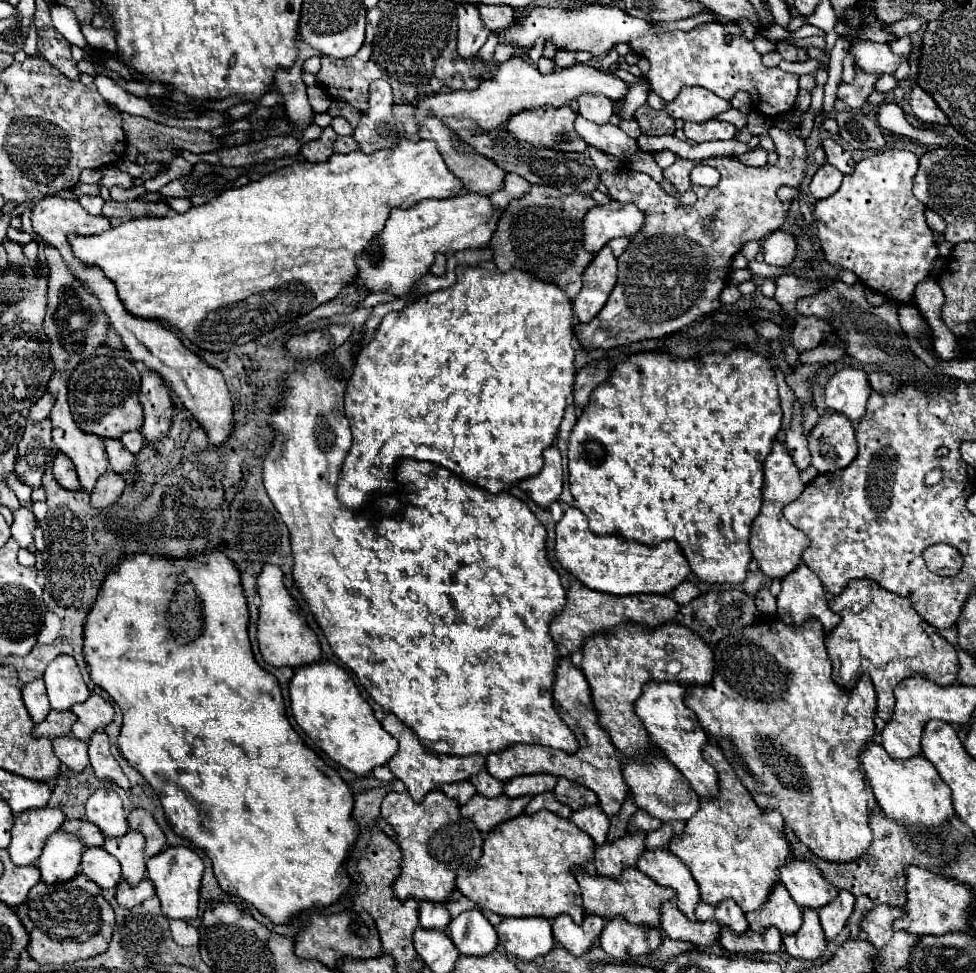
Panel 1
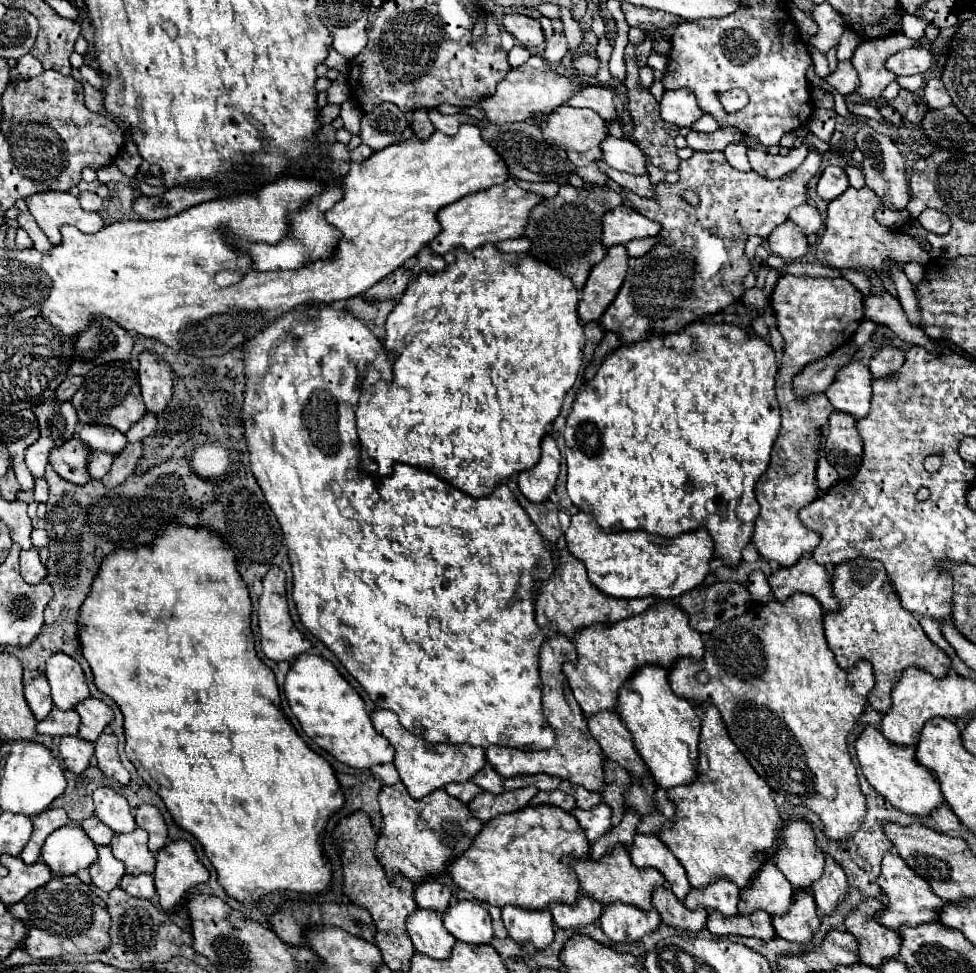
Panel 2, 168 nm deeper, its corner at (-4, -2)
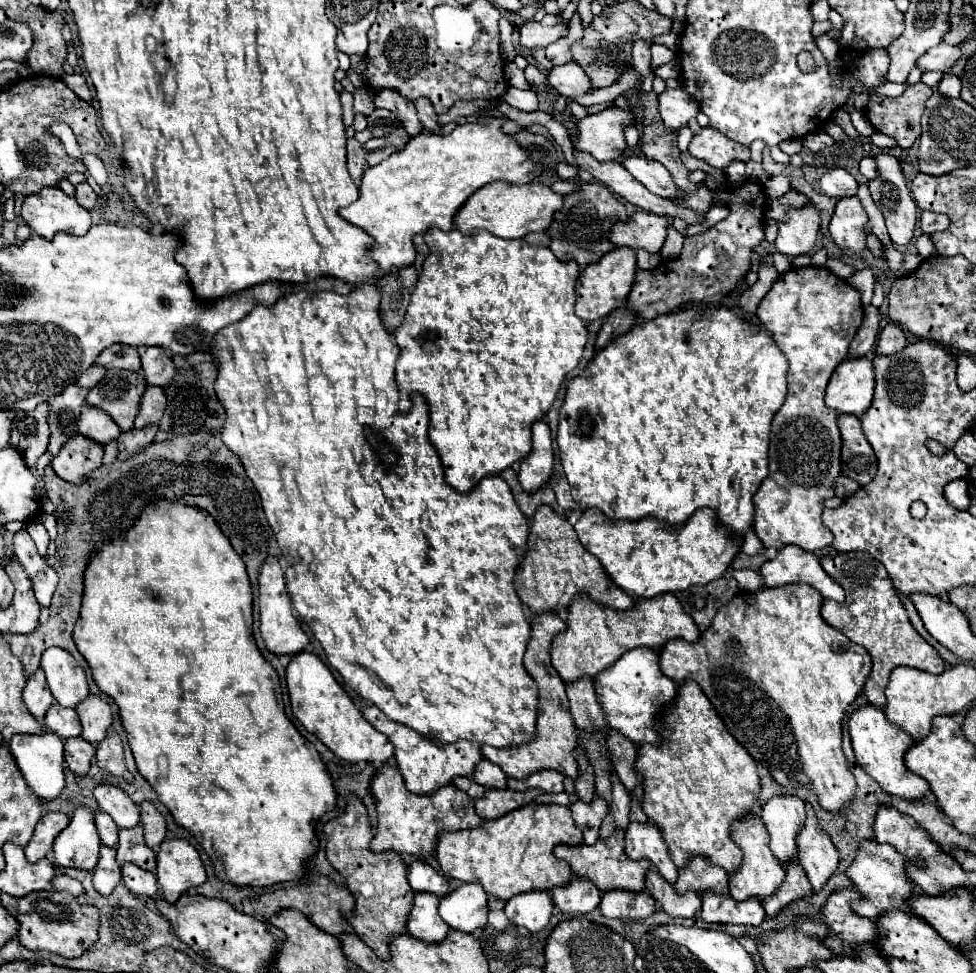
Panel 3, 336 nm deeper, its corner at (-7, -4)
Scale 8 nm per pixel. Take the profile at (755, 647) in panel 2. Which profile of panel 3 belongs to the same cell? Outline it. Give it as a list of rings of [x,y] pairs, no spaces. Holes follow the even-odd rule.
[[[785,584],[785,586],[779,586],[779,588],[761,588],[755,594],[747,594],[747,592],[735,594],[729,604],[725,604],[725,606],[721,606],[721,610],[717,610],[711,626],[701,632],[699,642],[691,644],[691,642],[685,642],[685,640],[669,640],[659,652],[659,666],[661,666],[661,672],[677,684],[693,678],[701,686],[705,696],[711,700],[711,704],[715,706],[717,714],[725,722],[727,730],[735,736],[735,740],[739,744],[743,744],[749,750],[749,754],[757,762],[761,762],[781,786],[787,786],[787,788],[797,788],[797,786],[813,788],[819,796],[819,804],[825,810],[839,812],[841,808],[849,806],[849,802],[855,796],[855,778],[849,770],[847,758],[845,758],[843,748],[841,748],[841,722],[843,722],[847,706],[857,698],[857,694],[861,692],[861,688],[863,688],[863,684],[865,684],[865,680],[871,672],[871,656],[867,654],[867,650],[863,646],[851,642],[845,634],[841,634],[839,630],[825,624],[825,620],[819,614],[821,604],[823,604],[821,594],[817,594],[817,590],[813,590],[809,584]]]

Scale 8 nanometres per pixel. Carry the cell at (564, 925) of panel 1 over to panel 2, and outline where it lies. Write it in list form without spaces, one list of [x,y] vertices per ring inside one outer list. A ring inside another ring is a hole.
[[[580,896],[580,900],[574,906],[568,904],[550,904],[550,914],[554,916],[554,922],[562,930],[580,930],[588,924],[594,924],[602,916],[602,904],[588,900],[586,896]]]

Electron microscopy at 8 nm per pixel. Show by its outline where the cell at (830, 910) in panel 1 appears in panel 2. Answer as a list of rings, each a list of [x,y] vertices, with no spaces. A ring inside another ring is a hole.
[[[826,856],[824,876],[812,886],[812,896],[814,896],[822,916],[834,914],[840,906],[840,900],[844,900],[848,896],[846,874],[830,856]]]

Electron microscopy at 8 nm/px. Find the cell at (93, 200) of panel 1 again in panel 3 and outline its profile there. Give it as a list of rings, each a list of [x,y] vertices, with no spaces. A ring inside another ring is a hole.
[[[81,182],[81,184],[75,184],[75,200],[83,208],[91,210],[97,204],[97,194],[91,190],[91,186],[87,182]]]

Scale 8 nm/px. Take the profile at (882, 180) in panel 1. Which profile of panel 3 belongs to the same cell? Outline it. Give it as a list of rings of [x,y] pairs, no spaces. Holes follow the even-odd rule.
[[[857,196],[841,198],[831,218],[829,234],[839,248],[859,254],[865,250],[865,238],[867,238],[867,234],[863,232],[865,222],[867,222],[867,214],[859,198]]]

